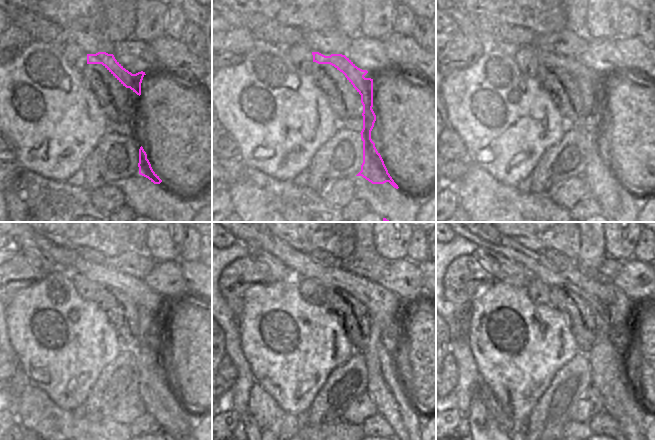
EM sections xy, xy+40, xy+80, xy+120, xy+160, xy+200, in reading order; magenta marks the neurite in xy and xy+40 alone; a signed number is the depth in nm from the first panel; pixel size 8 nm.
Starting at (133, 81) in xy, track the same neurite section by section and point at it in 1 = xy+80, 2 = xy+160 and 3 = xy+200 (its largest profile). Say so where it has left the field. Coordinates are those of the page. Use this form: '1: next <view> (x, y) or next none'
1: next xy+80 (603, 186)
2: next xy+160 (378, 372)
3: next xy+200 (601, 371)

